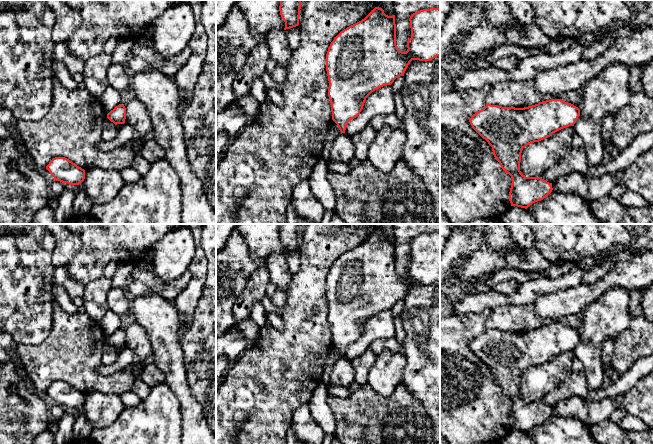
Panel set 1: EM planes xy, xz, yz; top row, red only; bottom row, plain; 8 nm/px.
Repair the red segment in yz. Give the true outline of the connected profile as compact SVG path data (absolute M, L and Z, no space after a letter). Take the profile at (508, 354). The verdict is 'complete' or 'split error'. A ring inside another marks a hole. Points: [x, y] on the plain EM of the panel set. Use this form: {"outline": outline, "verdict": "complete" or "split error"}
{"outline": "M561 323L524 332L486 328L471 340L472 352L488 366L501 392L512 402L511 430L527 433L553 414L552 407L542 401L526 401L521 397L522 374L563 352L574 350L579 340L578 331Z", "verdict": "complete"}

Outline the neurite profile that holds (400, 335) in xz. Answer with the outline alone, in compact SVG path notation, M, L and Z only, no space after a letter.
M402 315L394 318L394 326L396 329L395 339L398 341L400 345L403 345L404 340L406 338L406 333L402 323Z

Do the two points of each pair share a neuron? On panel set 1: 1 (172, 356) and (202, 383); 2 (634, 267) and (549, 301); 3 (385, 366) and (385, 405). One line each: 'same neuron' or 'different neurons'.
1: different neurons
2: same neuron
3: different neurons

